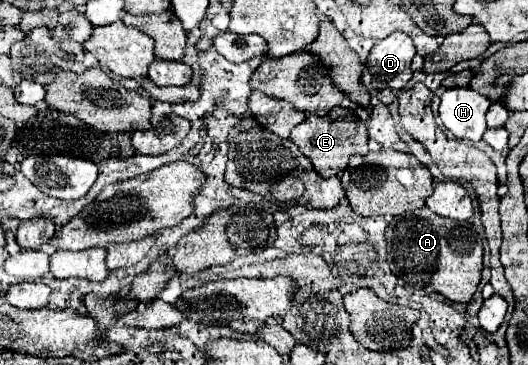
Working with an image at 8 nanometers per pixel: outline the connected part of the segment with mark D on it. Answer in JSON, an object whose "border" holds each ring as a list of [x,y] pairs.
{"border":[[[393,32],[391,36],[379,40],[367,56],[367,70],[371,74],[373,88],[405,88],[413,74],[413,56],[415,46],[403,32]]]}

